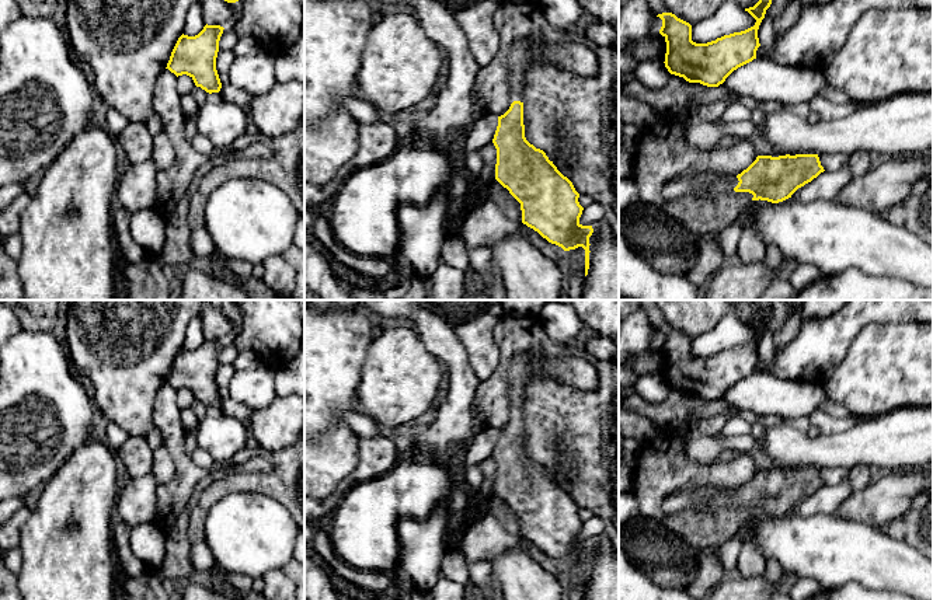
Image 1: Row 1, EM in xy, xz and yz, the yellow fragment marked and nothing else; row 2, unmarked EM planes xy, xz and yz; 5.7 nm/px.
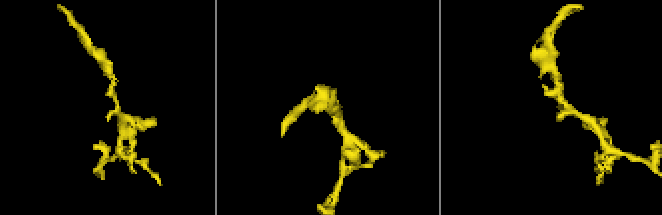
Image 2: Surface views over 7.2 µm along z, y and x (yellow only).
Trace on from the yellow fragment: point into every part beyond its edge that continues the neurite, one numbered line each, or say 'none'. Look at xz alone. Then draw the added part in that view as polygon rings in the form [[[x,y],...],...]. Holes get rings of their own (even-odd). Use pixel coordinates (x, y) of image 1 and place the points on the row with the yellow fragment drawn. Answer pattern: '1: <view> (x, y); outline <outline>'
1: xz (574, 58); outline [[[539,36],[515,41],[508,56],[508,83],[511,86],[511,104],[514,101],[523,102],[526,67],[533,55],[543,55],[551,62],[558,63],[564,71],[577,74],[579,77],[592,77],[598,69],[596,53],[591,48],[581,43],[549,43]]]

